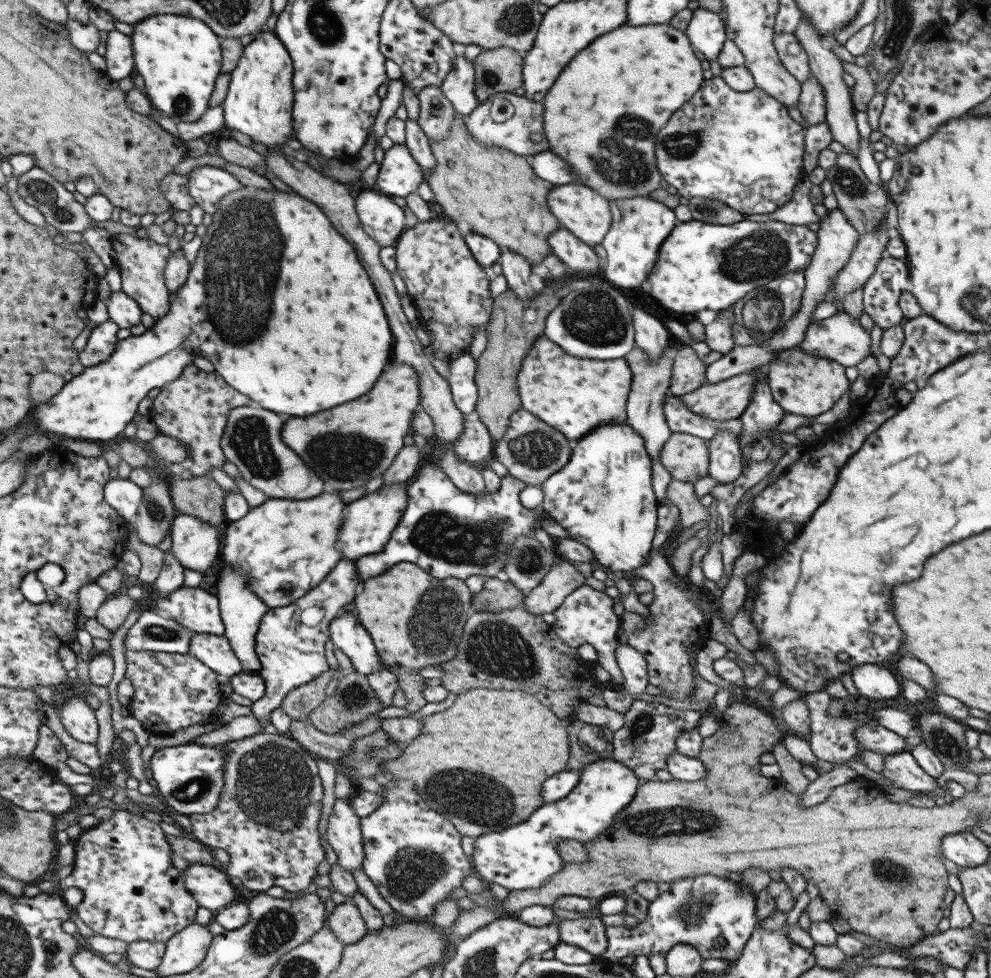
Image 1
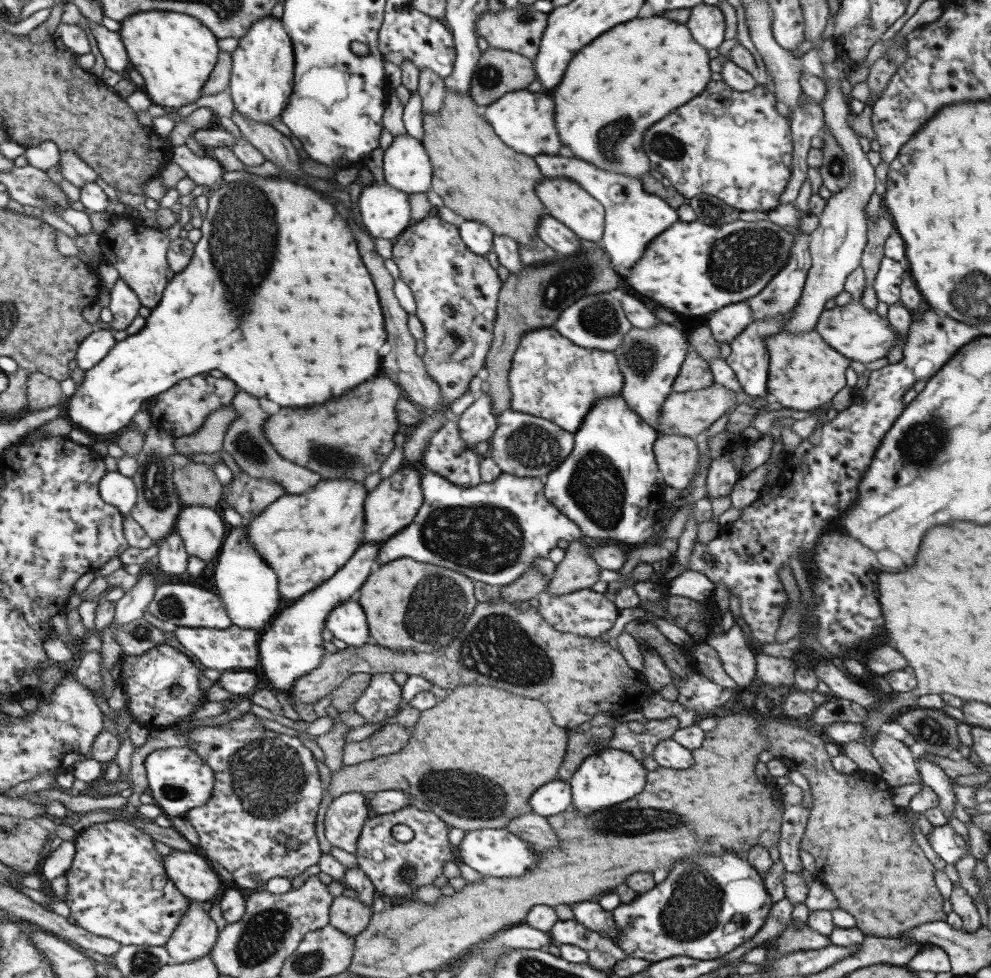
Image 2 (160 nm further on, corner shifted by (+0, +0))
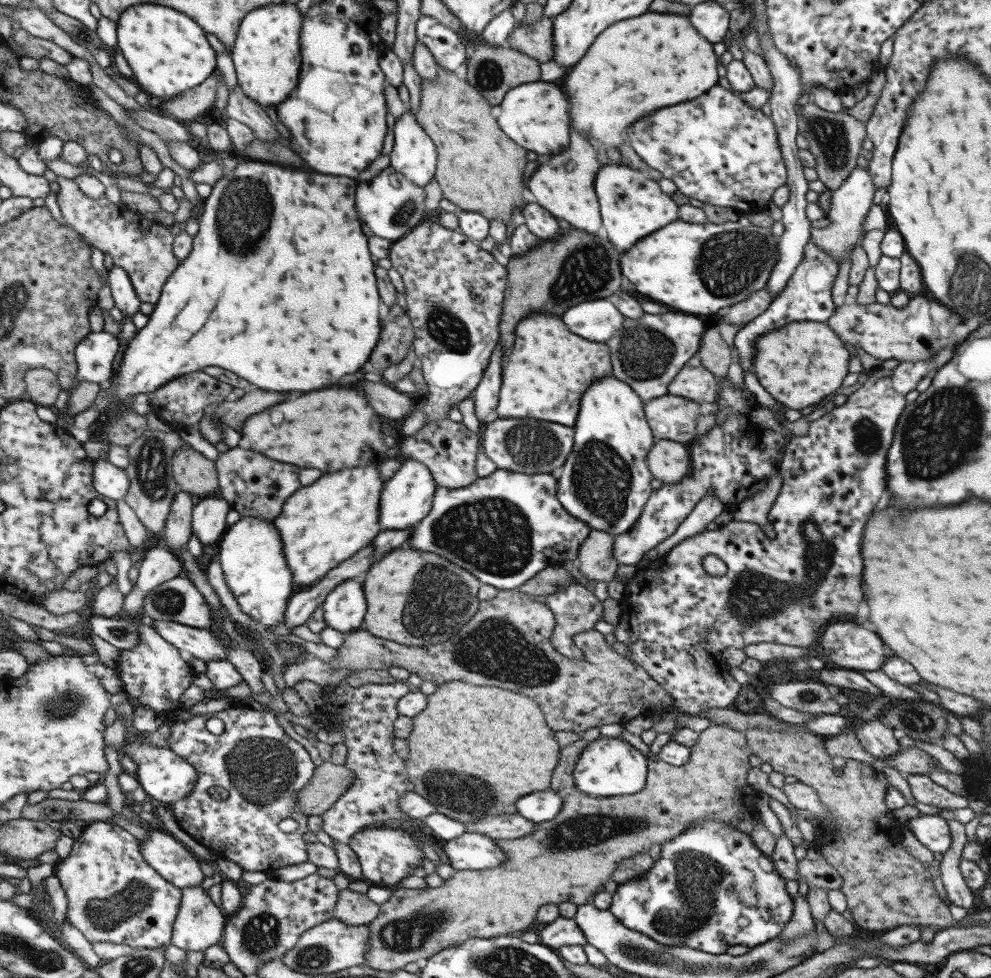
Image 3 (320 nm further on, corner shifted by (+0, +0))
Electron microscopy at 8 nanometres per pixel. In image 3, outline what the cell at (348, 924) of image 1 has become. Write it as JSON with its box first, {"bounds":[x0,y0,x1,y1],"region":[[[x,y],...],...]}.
{"bounds":[333,889,379,926],"region":[[[342,889],[338,891],[333,917],[347,926],[369,925],[377,917],[379,905],[371,902],[366,893]]]}

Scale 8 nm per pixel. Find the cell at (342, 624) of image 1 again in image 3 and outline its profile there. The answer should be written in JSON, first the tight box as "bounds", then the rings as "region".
{"bounds":[322,579,366,634],"region":[[[346,579],[334,586],[322,602],[323,620],[328,627],[341,634],[362,628],[366,600],[362,586]]]}

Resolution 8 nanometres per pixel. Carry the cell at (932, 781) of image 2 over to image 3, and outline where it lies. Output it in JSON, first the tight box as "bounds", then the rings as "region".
{"bounds":[938,818,975,910],"region":[[[957,818],[945,820],[945,822],[949,828],[951,846],[947,848],[947,852],[941,855],[941,861],[938,862],[940,879],[950,904],[967,910],[967,908],[973,908],[975,896],[973,896],[973,891],[965,884],[958,867],[959,858],[961,858],[960,855],[966,843],[965,833],[963,832],[964,825],[959,824]]]}

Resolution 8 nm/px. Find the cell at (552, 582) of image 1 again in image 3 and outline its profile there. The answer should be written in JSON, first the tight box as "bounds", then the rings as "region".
{"bounds":[575,530,618,581],"region":[[[593,530],[578,546],[575,566],[584,578],[594,581],[611,581],[616,575],[618,562],[612,555],[614,537],[609,533]]]}

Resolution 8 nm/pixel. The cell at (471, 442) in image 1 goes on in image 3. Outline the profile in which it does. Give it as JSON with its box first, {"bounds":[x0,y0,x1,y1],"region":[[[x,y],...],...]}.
{"bounds":[472,343,503,424],"region":[[[497,343],[491,351],[489,362],[480,381],[473,389],[472,401],[478,422],[487,424],[498,401],[501,370],[503,366],[502,345]]]}

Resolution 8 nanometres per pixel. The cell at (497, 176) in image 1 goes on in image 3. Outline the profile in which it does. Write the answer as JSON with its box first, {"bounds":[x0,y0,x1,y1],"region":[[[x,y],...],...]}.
{"bounds":[414,65,527,224],"region":[[[437,65],[436,77],[432,81],[425,79],[421,80],[420,88],[421,98],[419,98],[419,104],[414,117],[419,123],[419,126],[423,127],[425,134],[429,136],[432,143],[435,145],[436,165],[434,168],[435,171],[433,179],[437,181],[437,184],[441,189],[442,198],[446,198],[455,204],[455,206],[457,206],[457,210],[459,211],[478,212],[489,221],[497,217],[506,224],[510,219],[511,209],[513,206],[517,206],[517,204],[522,204],[523,206],[523,200],[521,198],[523,186],[519,188],[519,182],[521,182],[521,172],[523,172],[523,166],[527,164],[527,160],[525,160],[525,150],[523,150],[521,146],[517,146],[515,142],[511,142],[511,140],[509,140],[509,138],[507,138],[507,136],[499,130],[499,126],[495,124],[495,120],[493,120],[493,116],[491,116],[491,106],[489,106],[486,100],[479,95],[479,91],[475,90],[475,87],[472,87],[467,81],[457,78],[453,72],[445,70],[441,65]]]}

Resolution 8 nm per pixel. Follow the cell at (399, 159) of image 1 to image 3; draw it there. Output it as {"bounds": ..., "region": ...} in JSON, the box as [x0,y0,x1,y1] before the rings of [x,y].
{"bounds":[389,110,436,187],"region":[[[406,110],[394,120],[394,143],[389,160],[408,181],[424,187],[434,176],[436,148],[416,118]]]}

